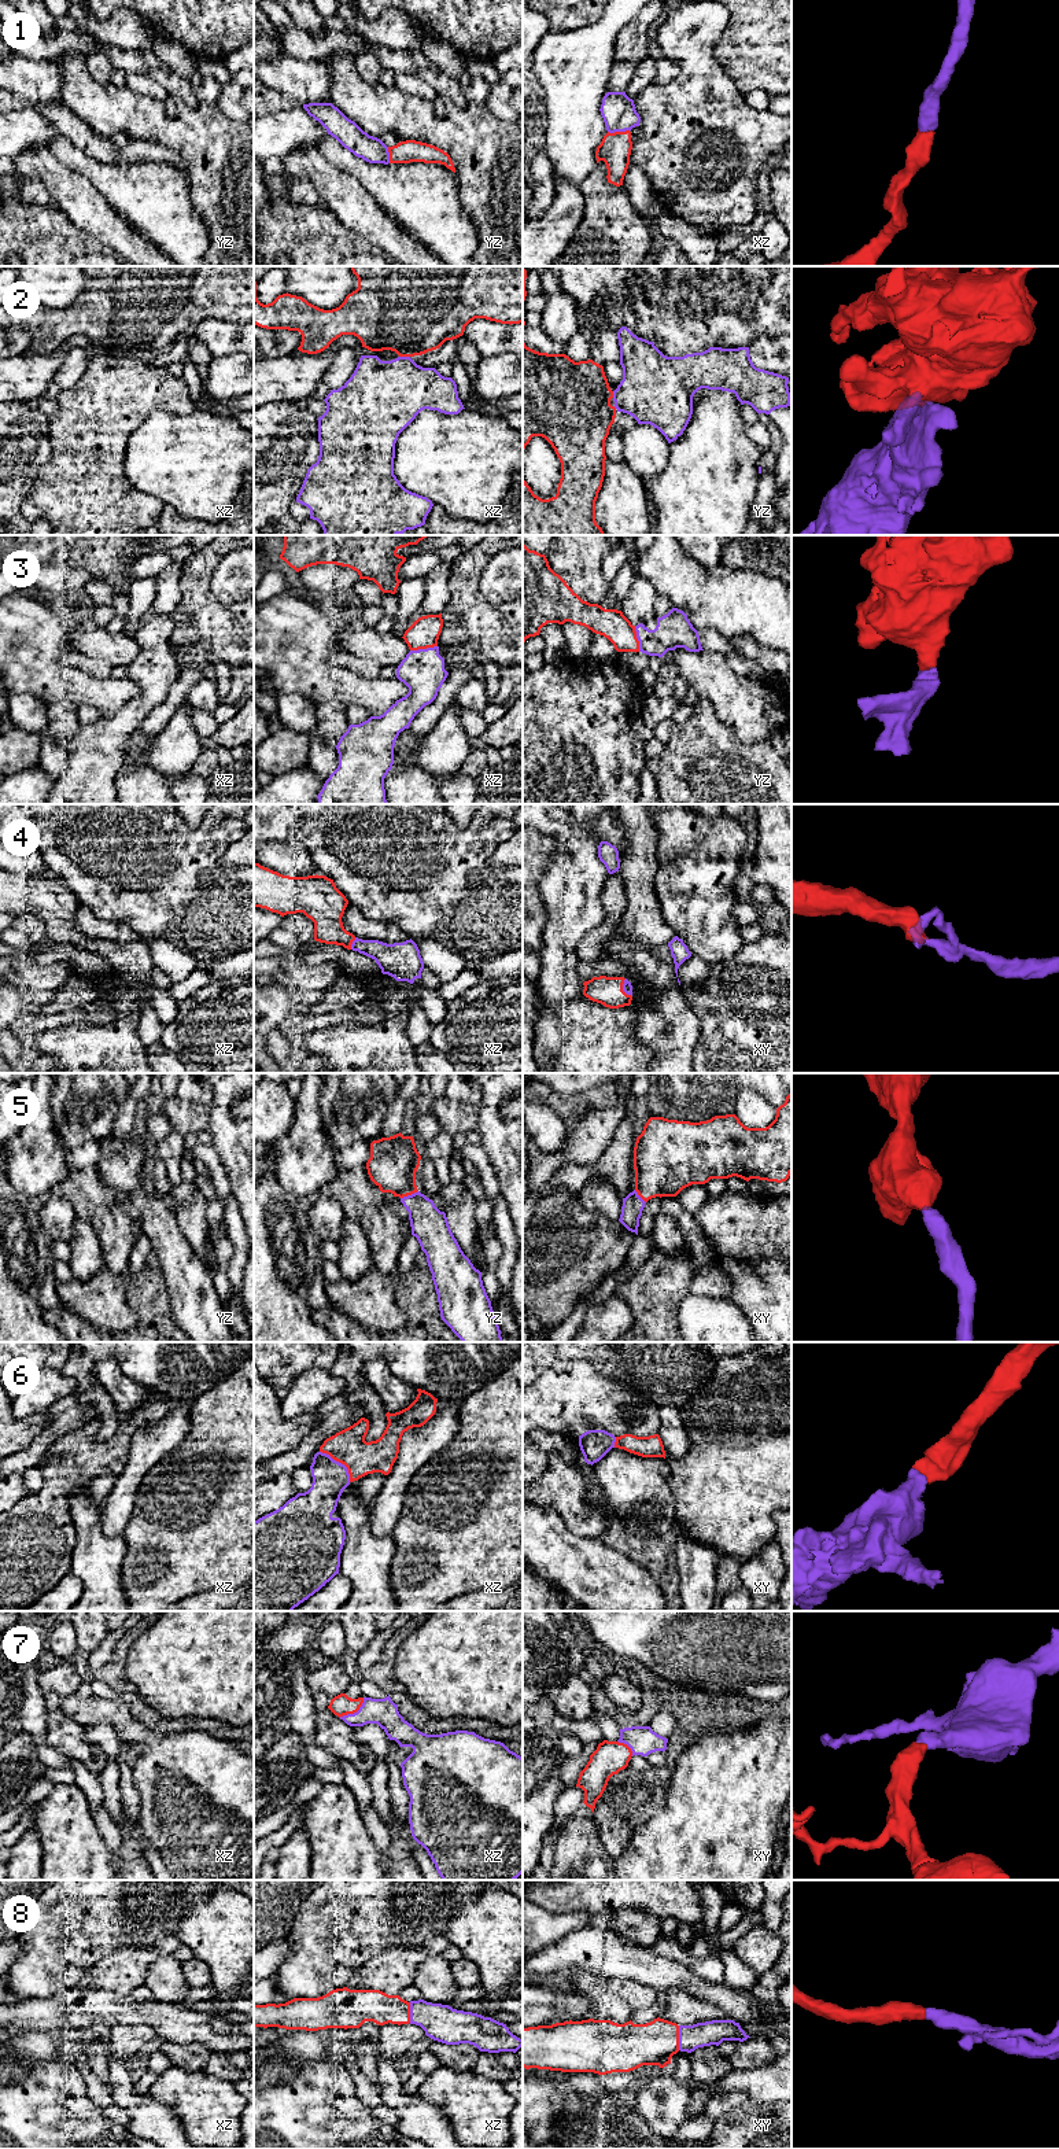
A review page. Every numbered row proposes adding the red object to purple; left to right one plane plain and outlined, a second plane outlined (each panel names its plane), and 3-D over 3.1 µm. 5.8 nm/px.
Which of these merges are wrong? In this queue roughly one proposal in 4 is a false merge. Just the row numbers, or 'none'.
none

